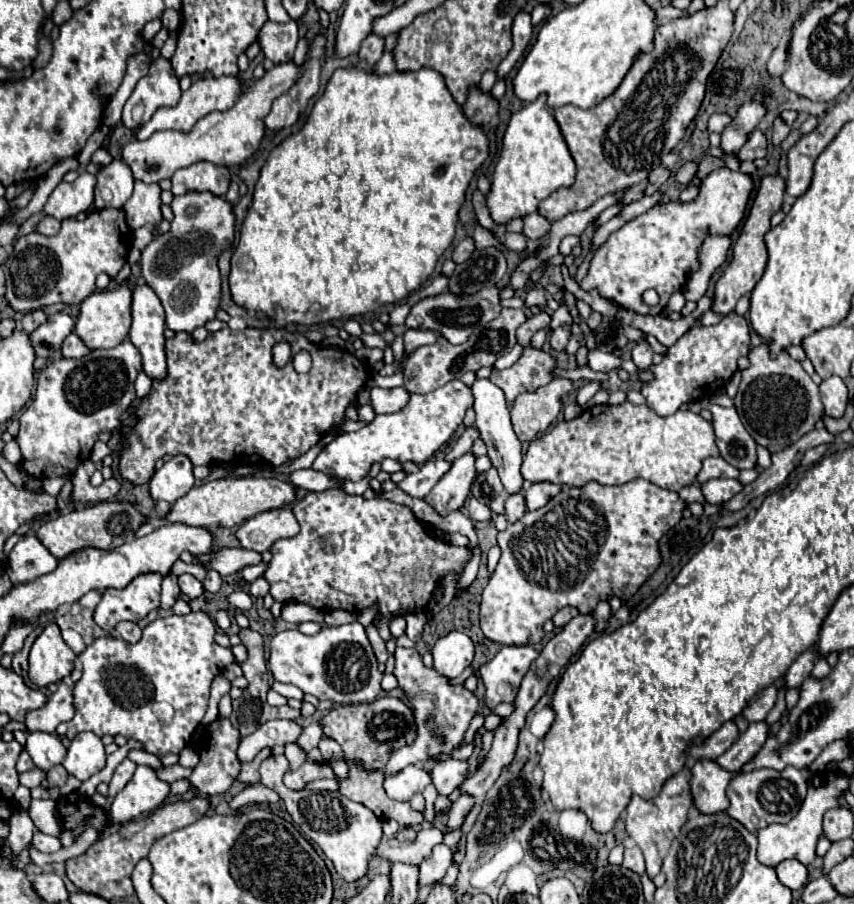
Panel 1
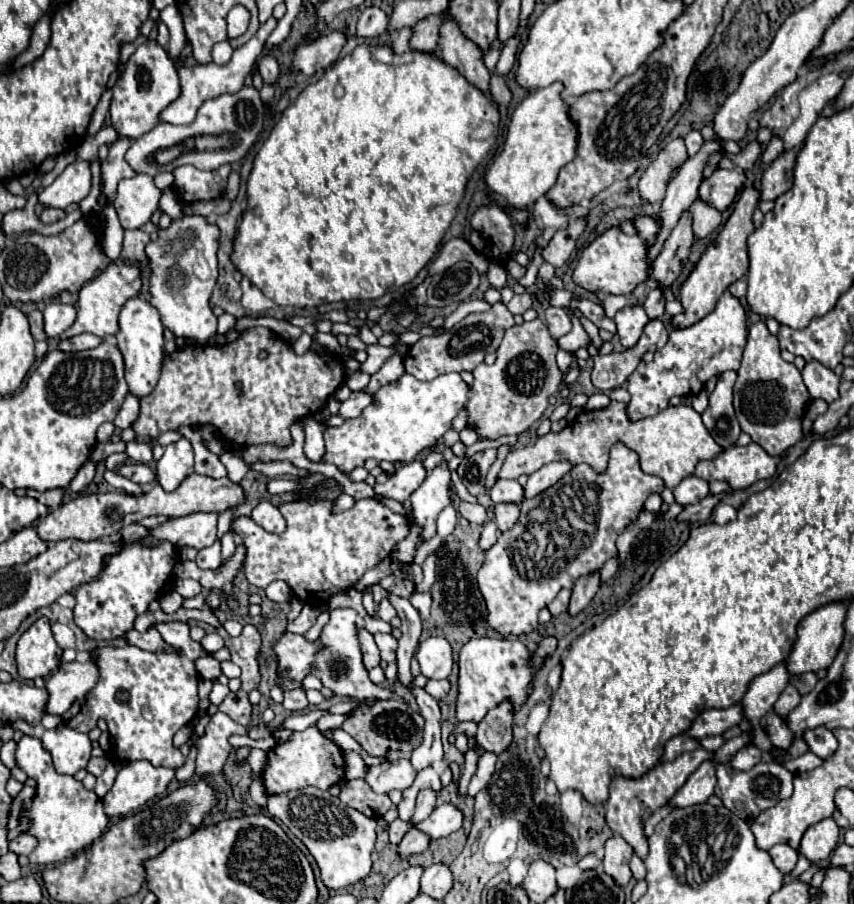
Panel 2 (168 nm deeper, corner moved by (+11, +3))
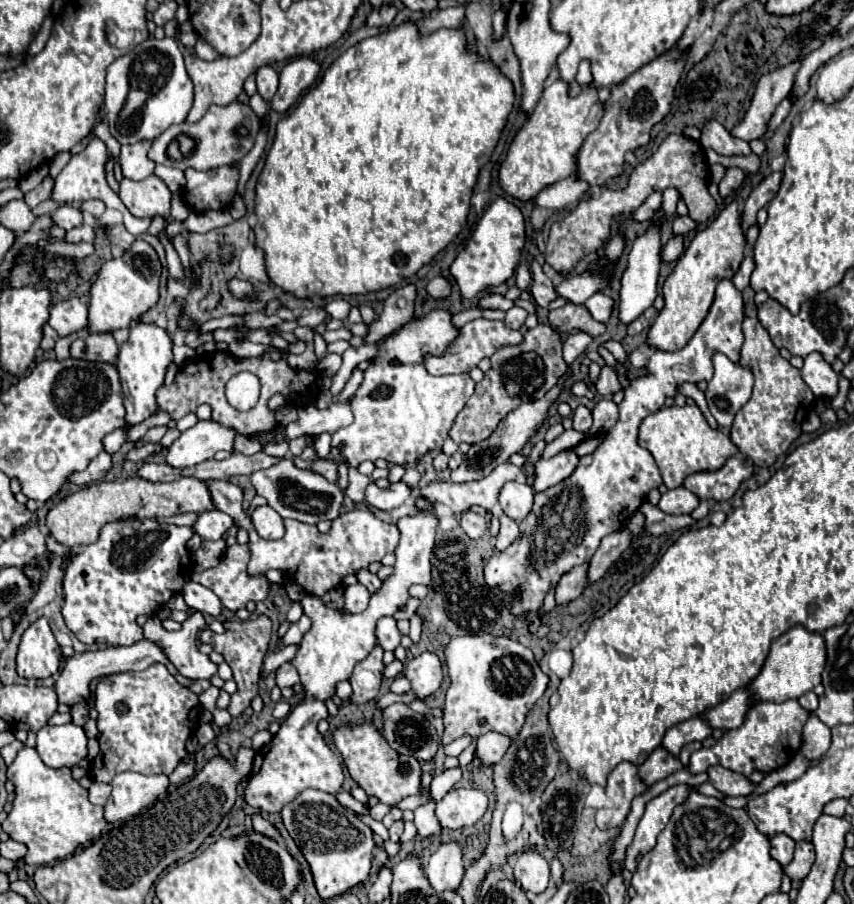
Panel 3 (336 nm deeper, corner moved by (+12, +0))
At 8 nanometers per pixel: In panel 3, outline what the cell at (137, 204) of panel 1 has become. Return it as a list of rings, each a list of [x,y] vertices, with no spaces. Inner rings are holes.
[[[157,175],[141,181],[123,179],[119,197],[135,217],[169,217],[171,191]]]

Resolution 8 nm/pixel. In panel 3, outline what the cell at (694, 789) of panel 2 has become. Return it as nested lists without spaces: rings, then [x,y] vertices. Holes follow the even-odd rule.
[[[675,785],[671,789],[667,789],[665,793],[661,793],[659,797],[655,797],[647,809],[645,815],[641,817],[633,843],[627,847],[625,853],[625,869],[635,873],[637,871],[637,857],[643,857],[645,853],[649,853],[655,843],[657,843],[657,835],[663,831],[665,823],[669,821],[673,809],[677,803],[683,803],[689,795],[689,785]]]

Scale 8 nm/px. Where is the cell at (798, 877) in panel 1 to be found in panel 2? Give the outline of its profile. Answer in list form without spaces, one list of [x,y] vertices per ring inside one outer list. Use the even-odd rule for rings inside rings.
[[[776,844],[768,850],[774,866],[782,872],[782,874],[790,874],[796,866],[796,860],[798,860],[798,852],[792,850],[788,844]]]

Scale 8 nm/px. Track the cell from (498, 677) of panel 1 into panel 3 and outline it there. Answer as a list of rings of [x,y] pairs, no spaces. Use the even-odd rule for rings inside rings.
[[[489,633],[453,637],[445,645],[445,663],[451,679],[443,707],[445,745],[463,735],[477,739],[489,731],[513,735],[515,739],[529,709],[545,693],[549,683],[549,677],[539,669],[531,649],[509,637]]]

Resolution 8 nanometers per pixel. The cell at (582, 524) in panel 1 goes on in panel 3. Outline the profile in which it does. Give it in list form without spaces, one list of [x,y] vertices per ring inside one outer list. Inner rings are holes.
[[[721,279],[709,315],[695,331],[687,347],[673,353],[653,351],[649,355],[649,375],[633,379],[625,389],[625,399],[619,405],[619,421],[605,433],[597,451],[583,455],[571,477],[535,493],[531,513],[519,523],[521,535],[505,551],[495,553],[485,565],[485,581],[489,587],[499,587],[505,593],[521,593],[521,597],[513,603],[513,615],[519,617],[525,611],[541,609],[549,587],[557,585],[559,577],[571,567],[587,563],[597,551],[601,539],[621,529],[641,507],[647,493],[663,483],[653,455],[637,443],[639,425],[647,415],[659,411],[667,397],[677,395],[679,383],[709,381],[713,377],[711,355],[715,351],[725,353],[737,363],[741,351],[741,323],[741,291],[733,287],[731,279]]]

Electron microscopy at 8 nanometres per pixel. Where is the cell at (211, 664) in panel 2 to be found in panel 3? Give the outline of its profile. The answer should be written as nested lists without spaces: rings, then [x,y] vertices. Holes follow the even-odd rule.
[[[193,611],[185,621],[183,627],[175,633],[169,633],[161,627],[159,617],[149,617],[143,633],[145,639],[161,645],[169,657],[169,661],[175,665],[175,669],[187,677],[187,679],[211,679],[217,673],[217,665],[209,661],[207,655],[199,653],[197,649],[197,633],[207,627],[207,621],[203,613]]]

